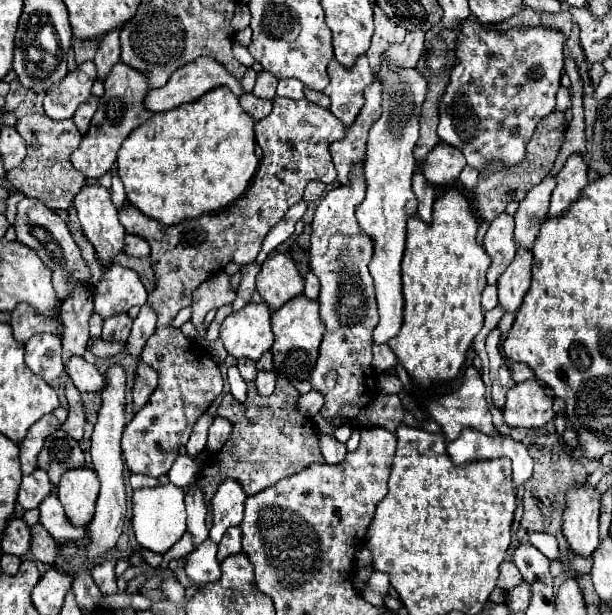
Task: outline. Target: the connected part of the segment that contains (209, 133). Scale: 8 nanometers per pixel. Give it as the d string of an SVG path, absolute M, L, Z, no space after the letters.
M218 87L194 103L176 107L172 111L154 113L122 143L116 167L130 205L134 205L146 217L172 227L186 219L196 219L204 213L224 209L244 195L258 167L254 121L248 117L248 113L244 113L238 97L228 87Z

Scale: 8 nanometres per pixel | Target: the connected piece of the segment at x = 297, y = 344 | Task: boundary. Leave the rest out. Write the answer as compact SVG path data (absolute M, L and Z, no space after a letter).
M304 295L290 299L288 303L284 303L280 309L272 313L272 329L276 337L272 345L276 375L286 377L288 381L308 379L308 373L312 371L312 365L316 363L316 353L324 333L324 325L318 315L318 301L308 299Z

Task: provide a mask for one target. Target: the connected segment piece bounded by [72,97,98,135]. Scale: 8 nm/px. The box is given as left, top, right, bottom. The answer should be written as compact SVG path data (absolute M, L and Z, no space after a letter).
M90 97L88 101L84 101L84 103L76 109L76 113L74 113L72 119L74 119L74 123L76 123L80 135L86 135L88 125L90 125L94 113L96 113L96 107L98 107L98 99L96 99L96 97Z

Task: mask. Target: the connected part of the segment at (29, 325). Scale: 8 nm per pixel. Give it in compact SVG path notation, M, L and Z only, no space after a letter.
M20 303L16 305L16 309L12 311L12 319L10 319L10 327L14 331L14 339L20 343L26 343L32 335L36 333L56 333L58 325L54 319L38 315L30 305Z

